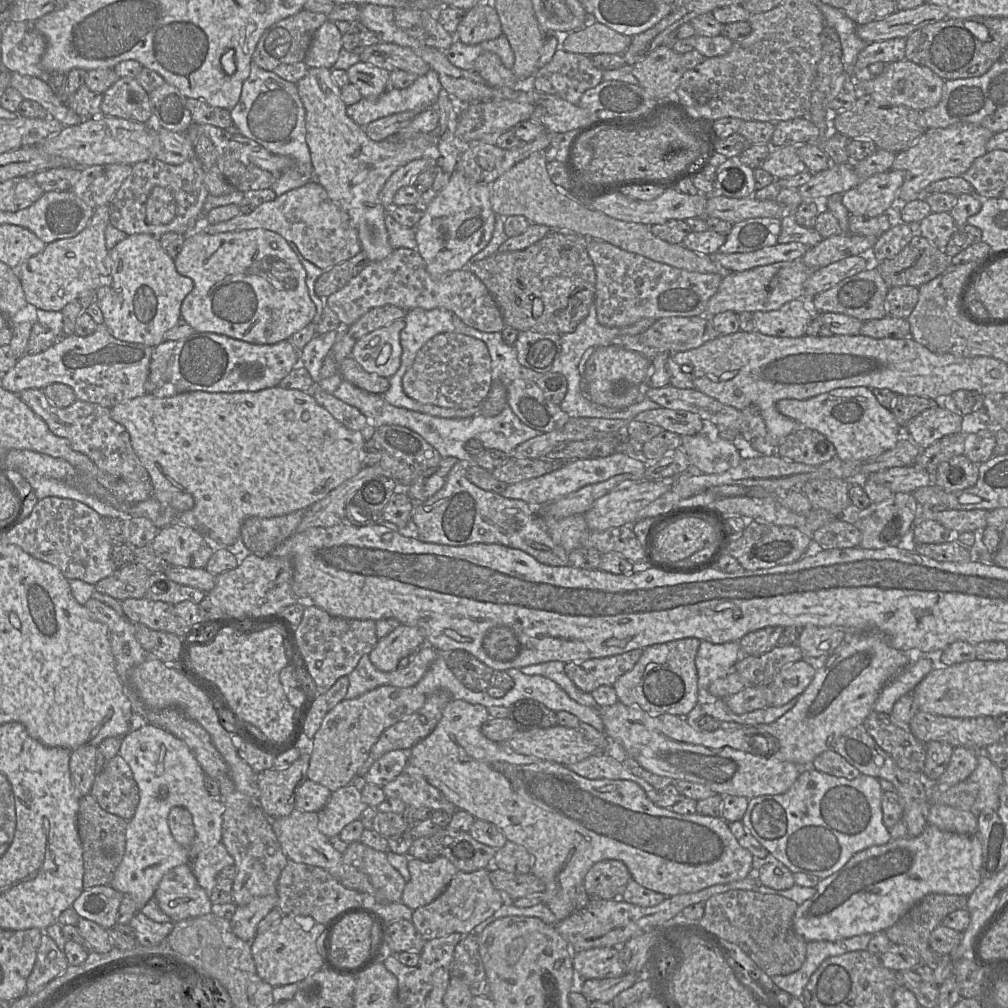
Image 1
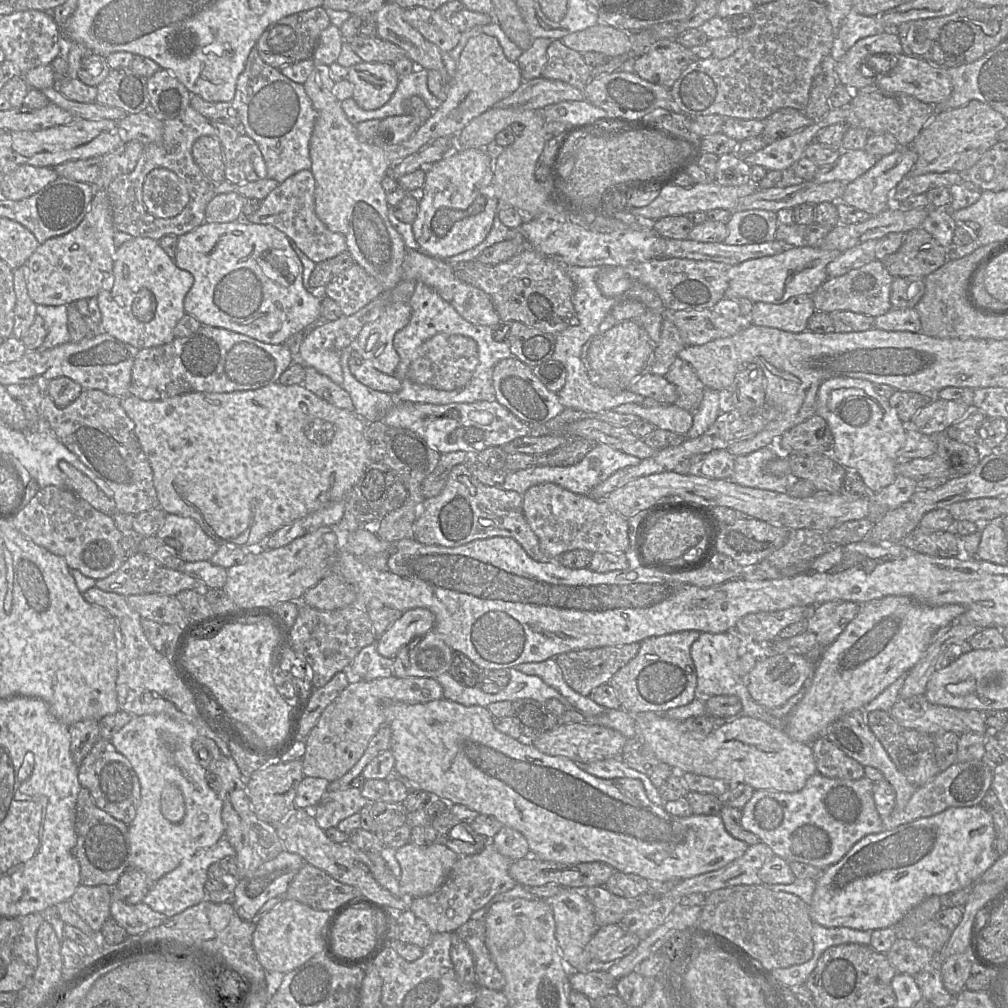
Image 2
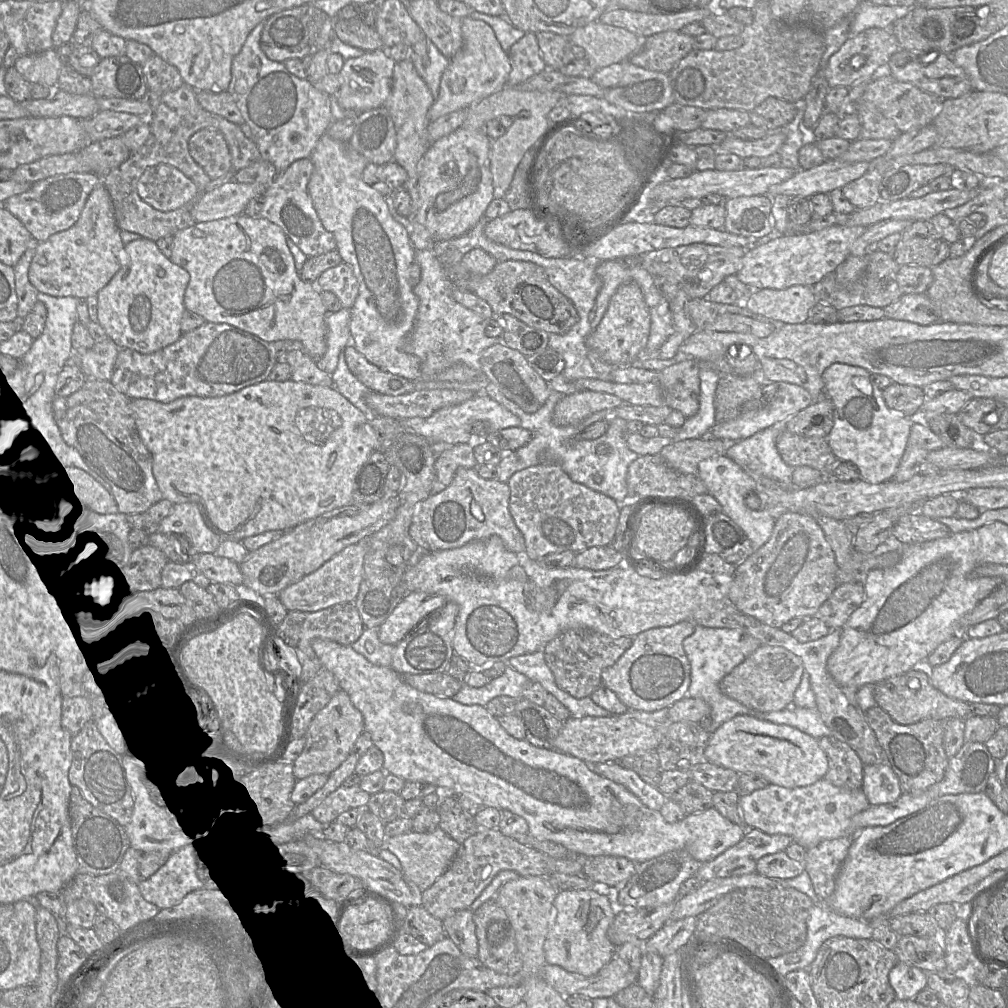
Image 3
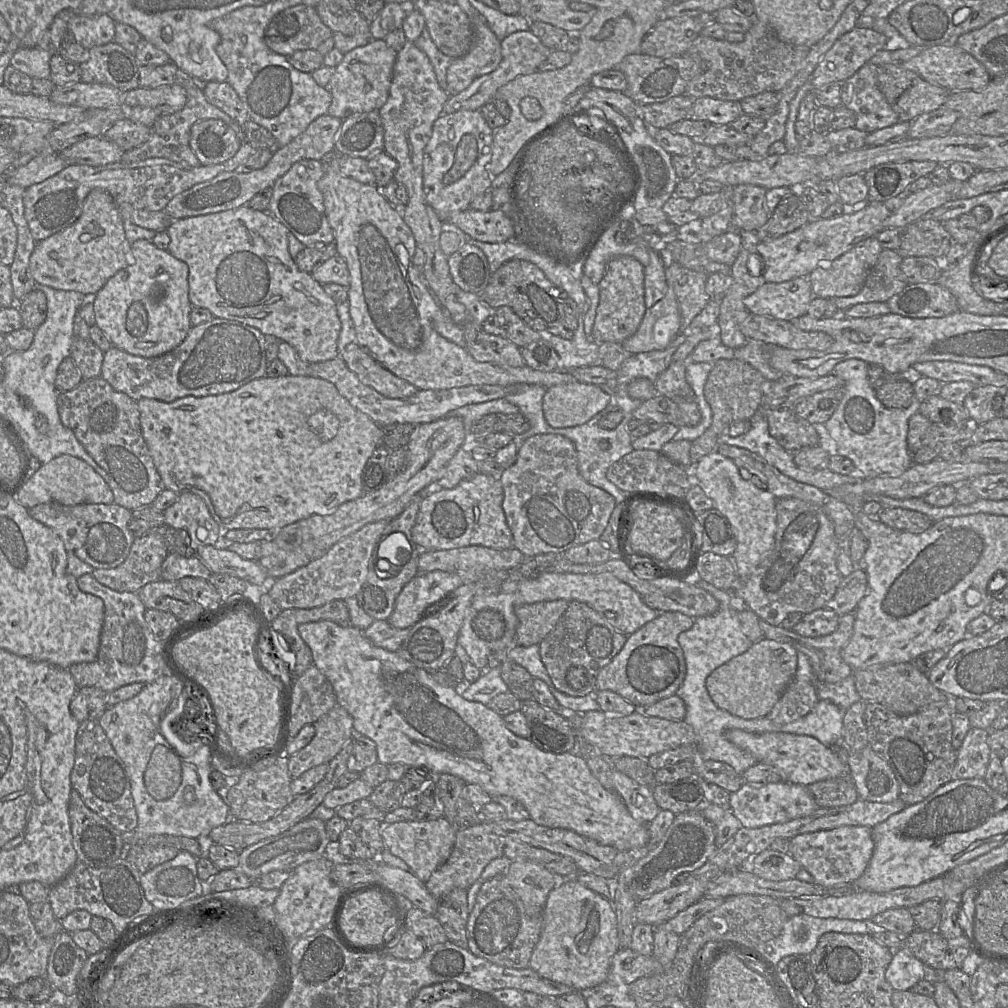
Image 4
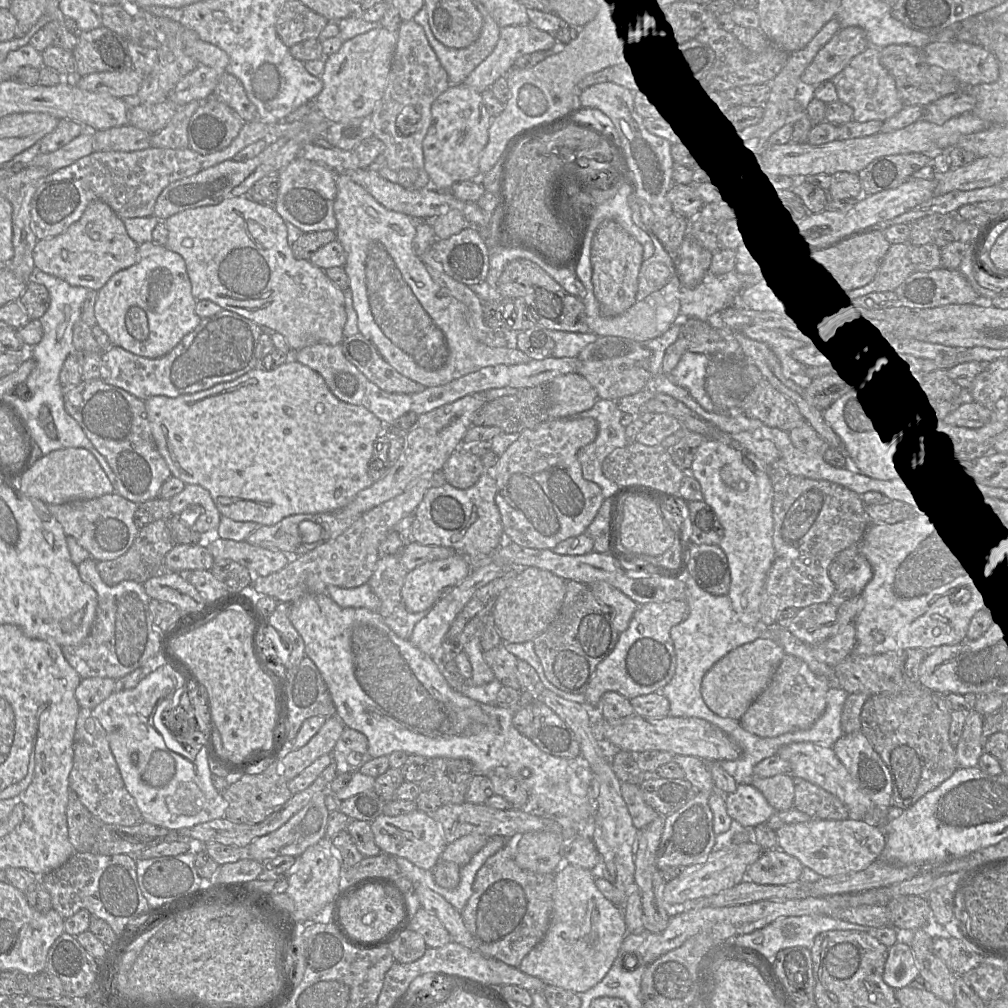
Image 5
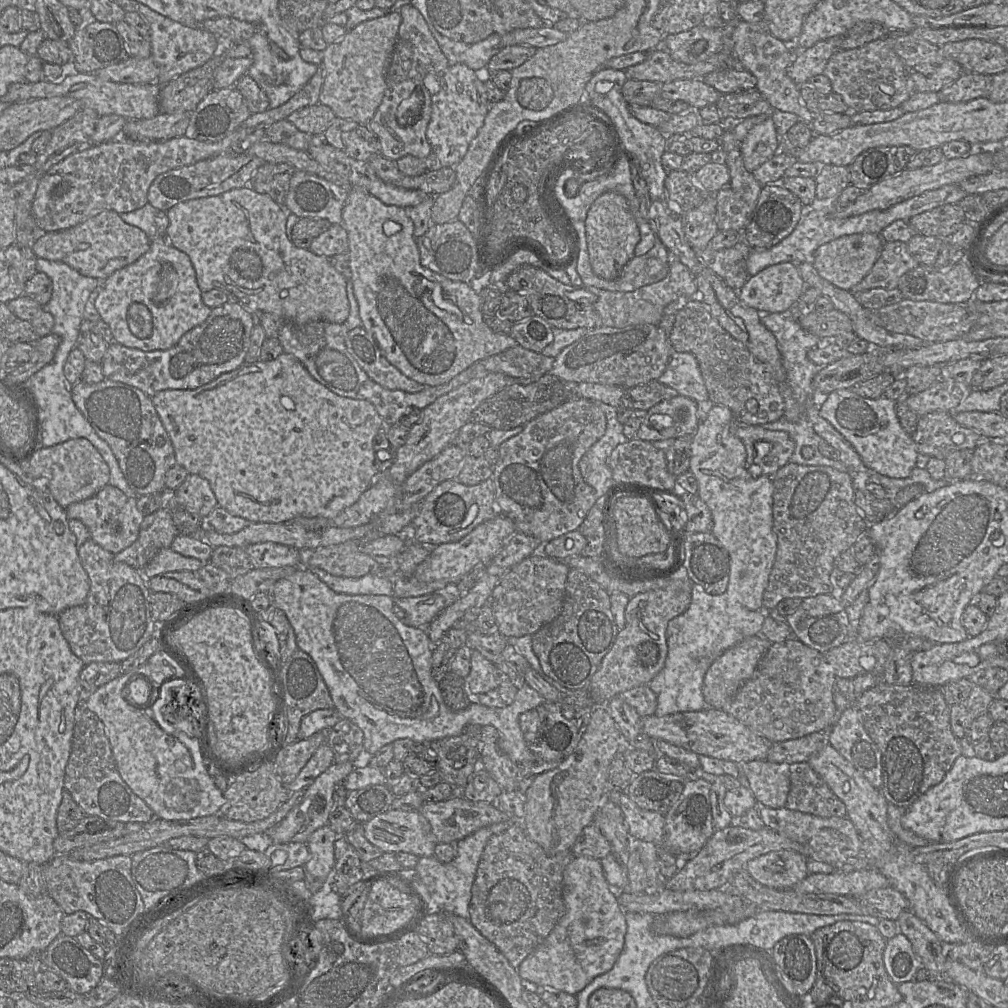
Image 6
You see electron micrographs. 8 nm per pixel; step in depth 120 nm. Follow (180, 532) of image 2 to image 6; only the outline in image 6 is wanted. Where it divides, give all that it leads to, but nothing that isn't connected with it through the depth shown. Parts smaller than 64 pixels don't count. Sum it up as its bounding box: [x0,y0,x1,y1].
[175,474,218,519]

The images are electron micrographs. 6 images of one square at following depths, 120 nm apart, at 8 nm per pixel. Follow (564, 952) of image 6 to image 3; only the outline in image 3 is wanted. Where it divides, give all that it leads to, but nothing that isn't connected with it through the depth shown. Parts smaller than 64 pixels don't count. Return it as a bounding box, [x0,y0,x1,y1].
[544,884,616,977]

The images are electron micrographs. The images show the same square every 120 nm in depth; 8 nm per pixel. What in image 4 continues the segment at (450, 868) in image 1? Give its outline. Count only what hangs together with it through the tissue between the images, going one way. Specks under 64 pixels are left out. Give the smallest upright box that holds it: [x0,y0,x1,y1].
[380,816,457,883]

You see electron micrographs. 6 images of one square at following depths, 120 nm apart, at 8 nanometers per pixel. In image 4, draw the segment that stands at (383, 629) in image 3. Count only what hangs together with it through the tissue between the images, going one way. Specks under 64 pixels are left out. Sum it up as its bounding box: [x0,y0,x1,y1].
[387,570,462,629]

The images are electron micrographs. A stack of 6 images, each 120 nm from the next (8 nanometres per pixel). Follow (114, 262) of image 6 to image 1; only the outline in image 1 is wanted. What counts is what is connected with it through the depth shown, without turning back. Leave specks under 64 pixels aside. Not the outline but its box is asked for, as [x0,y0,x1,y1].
[19,205,110,311]

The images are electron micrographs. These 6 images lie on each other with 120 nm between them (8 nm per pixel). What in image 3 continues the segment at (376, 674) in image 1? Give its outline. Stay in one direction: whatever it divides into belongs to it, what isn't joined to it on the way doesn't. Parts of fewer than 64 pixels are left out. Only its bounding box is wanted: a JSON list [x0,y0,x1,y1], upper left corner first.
[352,628,395,667]

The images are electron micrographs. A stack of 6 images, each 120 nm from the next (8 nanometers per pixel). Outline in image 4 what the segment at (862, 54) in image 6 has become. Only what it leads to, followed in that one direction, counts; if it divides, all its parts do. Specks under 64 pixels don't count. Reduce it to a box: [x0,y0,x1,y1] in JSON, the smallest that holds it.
[840,62,899,134]

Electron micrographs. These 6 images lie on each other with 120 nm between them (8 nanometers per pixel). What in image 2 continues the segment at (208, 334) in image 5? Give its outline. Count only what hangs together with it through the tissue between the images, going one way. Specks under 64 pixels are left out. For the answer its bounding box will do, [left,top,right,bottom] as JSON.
[129,325,294,400]

